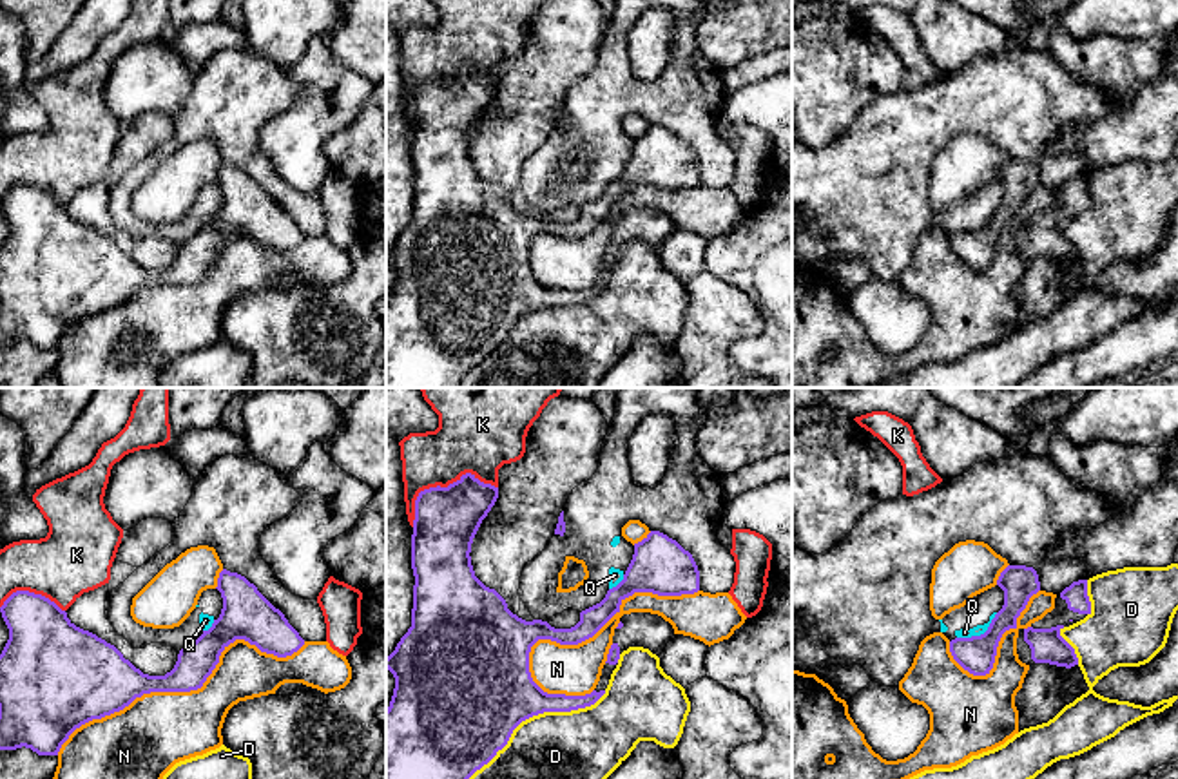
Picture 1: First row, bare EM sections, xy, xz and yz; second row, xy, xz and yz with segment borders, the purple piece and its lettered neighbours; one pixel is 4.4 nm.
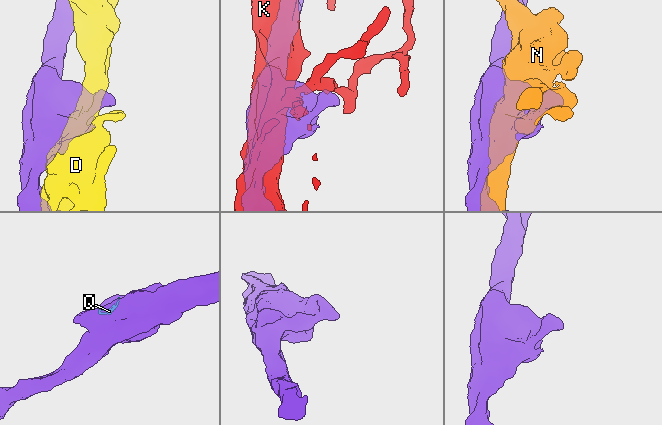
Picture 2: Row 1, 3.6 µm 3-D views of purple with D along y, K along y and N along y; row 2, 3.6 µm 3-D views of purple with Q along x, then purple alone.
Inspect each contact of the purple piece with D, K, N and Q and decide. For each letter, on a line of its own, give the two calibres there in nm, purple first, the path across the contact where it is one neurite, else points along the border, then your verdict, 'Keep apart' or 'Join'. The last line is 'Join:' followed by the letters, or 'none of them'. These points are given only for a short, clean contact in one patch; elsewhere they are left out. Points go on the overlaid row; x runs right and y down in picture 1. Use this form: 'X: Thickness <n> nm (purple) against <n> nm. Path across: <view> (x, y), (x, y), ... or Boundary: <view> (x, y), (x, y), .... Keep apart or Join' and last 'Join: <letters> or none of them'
D: Thickness 440 nm (purple) against 300 nm. Keep apart
K: Thickness 280 nm (purple) against 300 nm. Keep apart
N: Thickness 160 nm (purple) against 340 nm. Keep apart
Q: Thickness 160 nm (purple) against 50 nm. Boundary: yz (997, 613), (983, 633), (957, 638). Keep apart
Join: none of them

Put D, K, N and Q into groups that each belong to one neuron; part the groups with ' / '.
D / K / N / Q

